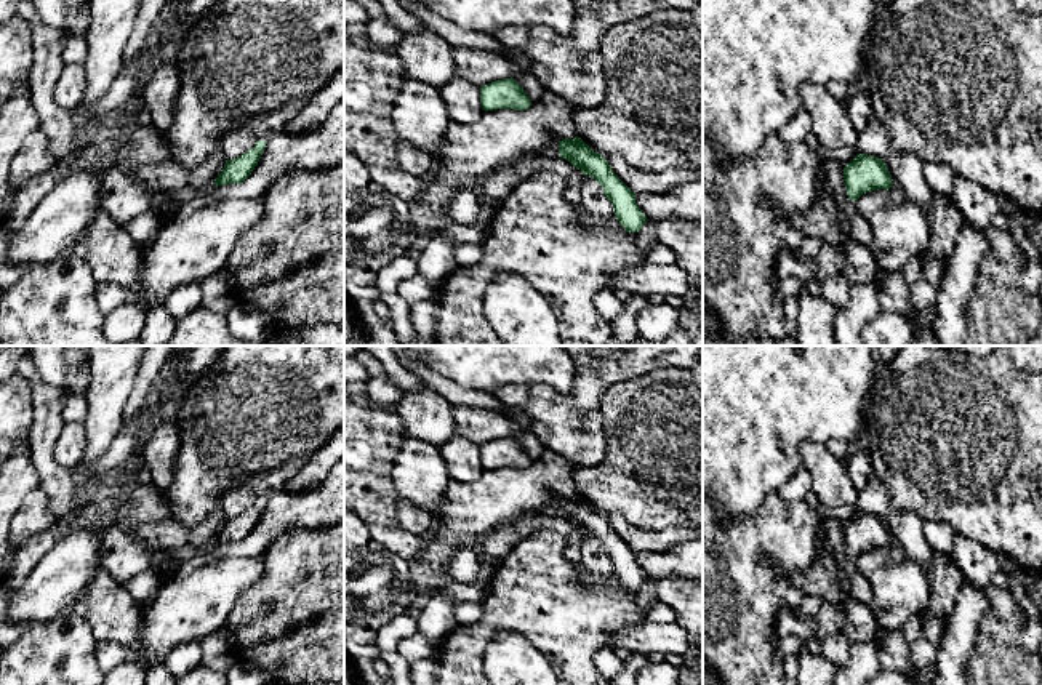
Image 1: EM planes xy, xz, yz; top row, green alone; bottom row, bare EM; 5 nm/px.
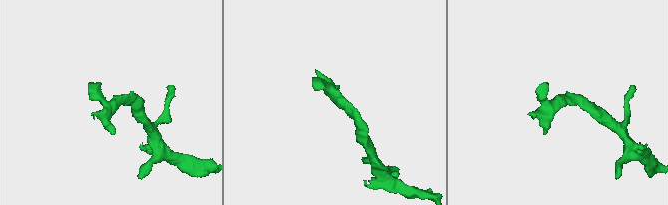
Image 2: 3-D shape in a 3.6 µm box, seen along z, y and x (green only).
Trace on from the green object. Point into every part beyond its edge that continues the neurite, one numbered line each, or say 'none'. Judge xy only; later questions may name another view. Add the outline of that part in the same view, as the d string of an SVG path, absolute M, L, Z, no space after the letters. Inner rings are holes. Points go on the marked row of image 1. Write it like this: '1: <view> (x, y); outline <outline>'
none

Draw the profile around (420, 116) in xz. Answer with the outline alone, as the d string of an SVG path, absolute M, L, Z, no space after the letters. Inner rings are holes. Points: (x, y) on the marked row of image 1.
M403 77L394 99L392 122L400 141L434 155L450 123L437 86Z

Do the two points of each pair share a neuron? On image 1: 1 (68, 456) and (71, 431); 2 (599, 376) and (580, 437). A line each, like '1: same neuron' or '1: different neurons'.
1: same neuron
2: same neuron

